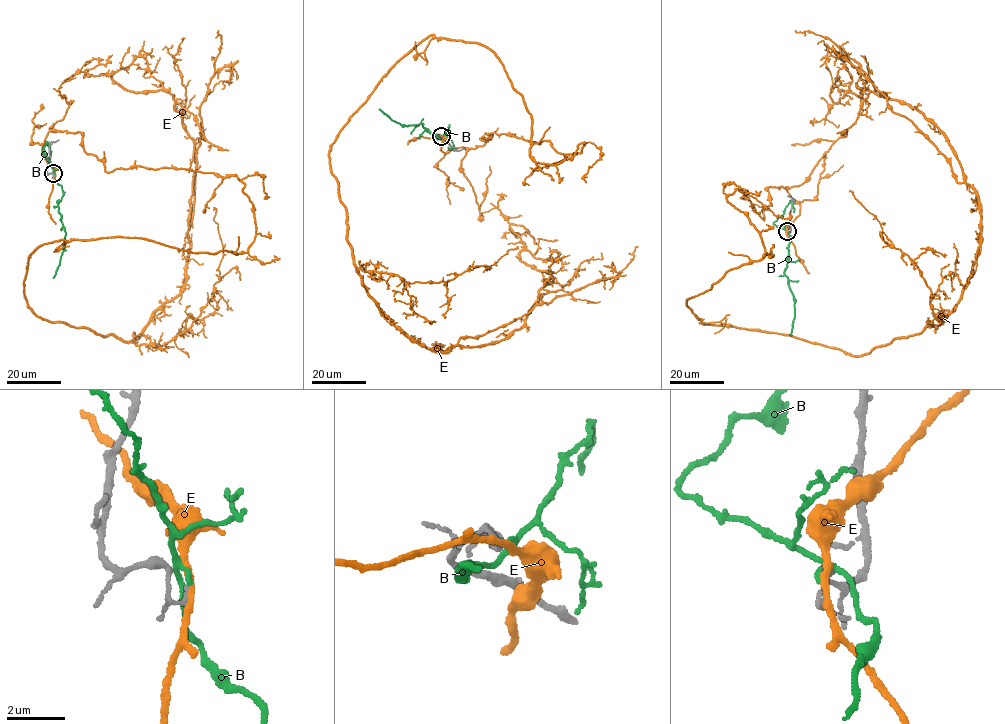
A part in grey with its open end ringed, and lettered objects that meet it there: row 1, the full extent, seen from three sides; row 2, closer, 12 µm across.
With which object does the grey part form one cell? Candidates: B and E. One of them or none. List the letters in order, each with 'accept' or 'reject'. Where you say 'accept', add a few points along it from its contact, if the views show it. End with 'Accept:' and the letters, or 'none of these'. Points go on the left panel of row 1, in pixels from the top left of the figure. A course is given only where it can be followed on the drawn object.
B: reject
E: reject
Accept: none of these

